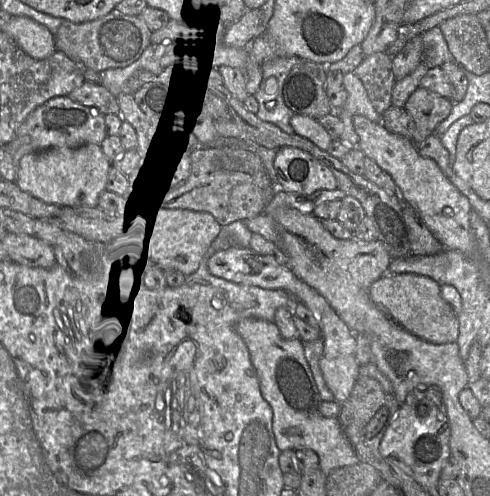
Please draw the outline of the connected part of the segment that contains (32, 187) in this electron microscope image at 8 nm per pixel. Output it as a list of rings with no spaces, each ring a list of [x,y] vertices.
[[[85,144],[77,148],[52,148],[24,155],[19,162],[16,185],[47,204],[67,207],[96,207],[100,194],[106,190],[109,170],[113,165],[104,154],[101,146]]]

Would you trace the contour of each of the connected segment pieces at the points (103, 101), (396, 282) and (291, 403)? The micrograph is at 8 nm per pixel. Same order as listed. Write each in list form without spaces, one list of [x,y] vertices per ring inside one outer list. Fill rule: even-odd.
[[[85,81],[80,87],[72,90],[68,97],[85,106],[96,107],[102,114],[120,112],[117,98],[101,83]]]
[[[385,274],[370,287],[371,300],[407,331],[433,344],[457,341],[459,321],[452,307],[441,296],[441,285],[418,274]]]
[[[257,318],[240,320],[235,330],[249,350],[261,394],[272,408],[272,428],[278,448],[281,451],[301,448],[313,450],[319,457],[319,467],[325,475],[336,468],[360,462],[338,417],[326,417],[319,411],[323,400],[305,357],[303,342],[284,338],[275,322]]]

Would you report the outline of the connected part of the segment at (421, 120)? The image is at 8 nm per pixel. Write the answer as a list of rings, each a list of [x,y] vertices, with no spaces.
[[[423,87],[417,88],[404,107],[415,123],[413,143],[420,144],[433,135],[437,126],[451,113],[452,106],[453,102],[450,99]]]

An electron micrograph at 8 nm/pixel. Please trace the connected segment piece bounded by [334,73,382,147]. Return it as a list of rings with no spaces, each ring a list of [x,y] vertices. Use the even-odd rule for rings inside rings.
[[[354,73],[344,74],[343,87],[348,93],[348,98],[340,110],[334,111],[344,126],[340,140],[357,147],[359,136],[354,130],[354,116],[360,115],[373,122],[382,123],[381,115],[374,109],[362,81]]]

